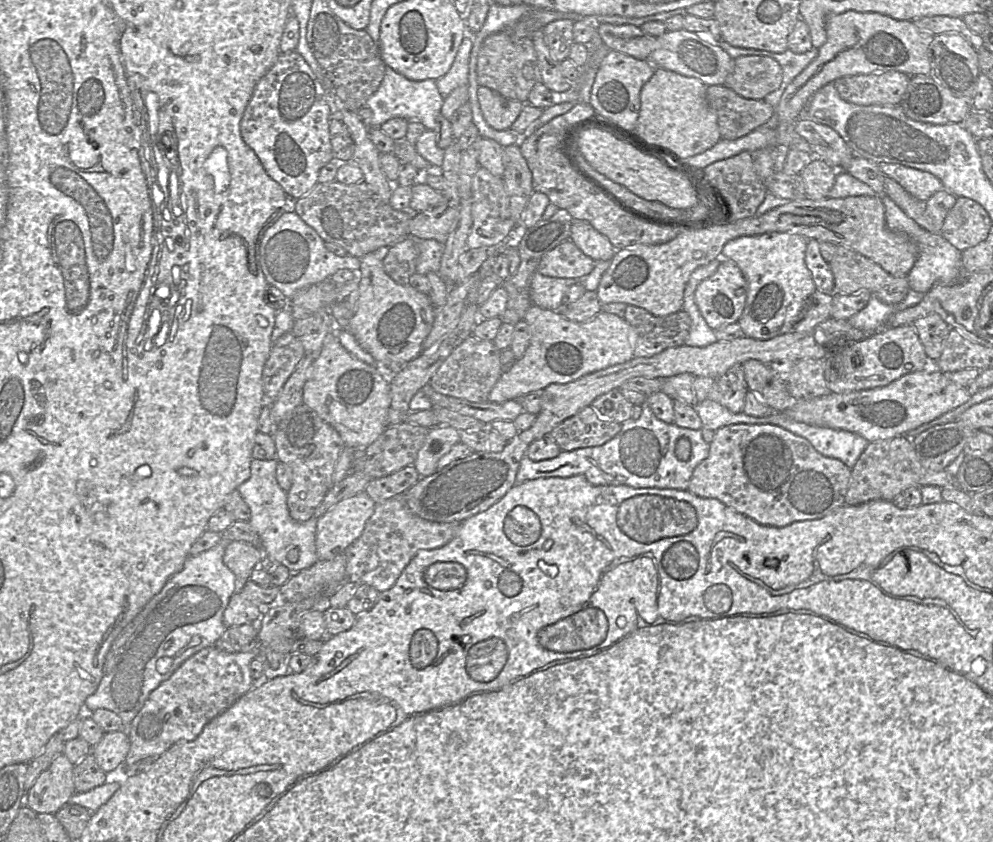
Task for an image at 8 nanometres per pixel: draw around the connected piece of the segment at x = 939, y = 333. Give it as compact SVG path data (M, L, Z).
M937 314L919 318L913 322L918 337L924 347L926 356L937 361L945 346L950 327Z

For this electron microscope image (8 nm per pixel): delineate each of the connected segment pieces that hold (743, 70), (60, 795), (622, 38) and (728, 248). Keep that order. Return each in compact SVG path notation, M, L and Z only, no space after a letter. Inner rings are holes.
M740 56L733 60L733 69L724 85L743 98L763 100L780 87L782 69L774 59Z
M64 754L58 755L25 793L25 805L38 813L55 814L75 793L73 770L74 764Z
M601 23L598 33L609 49L639 60L648 61L650 54L657 48L657 37L644 33L641 27L634 25Z
M772 232L741 236L725 244L722 259L734 261L748 283L746 305L738 320L745 336L770 340L793 330L808 298L816 291L805 256L808 240L800 234Z

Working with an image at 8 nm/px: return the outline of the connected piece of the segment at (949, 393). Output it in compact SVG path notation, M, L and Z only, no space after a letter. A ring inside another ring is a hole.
M922 370L904 375L884 387L846 393L831 392L825 396L808 400L799 400L786 411L781 413L789 415L792 419L798 422L846 430L861 435L868 442L874 442L905 435L909 431L960 406L971 397L972 396L964 390L963 386L956 384L939 370L932 373L927 373Z

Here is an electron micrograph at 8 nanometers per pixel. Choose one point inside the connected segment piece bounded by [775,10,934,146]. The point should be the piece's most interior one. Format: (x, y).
(856, 43)

